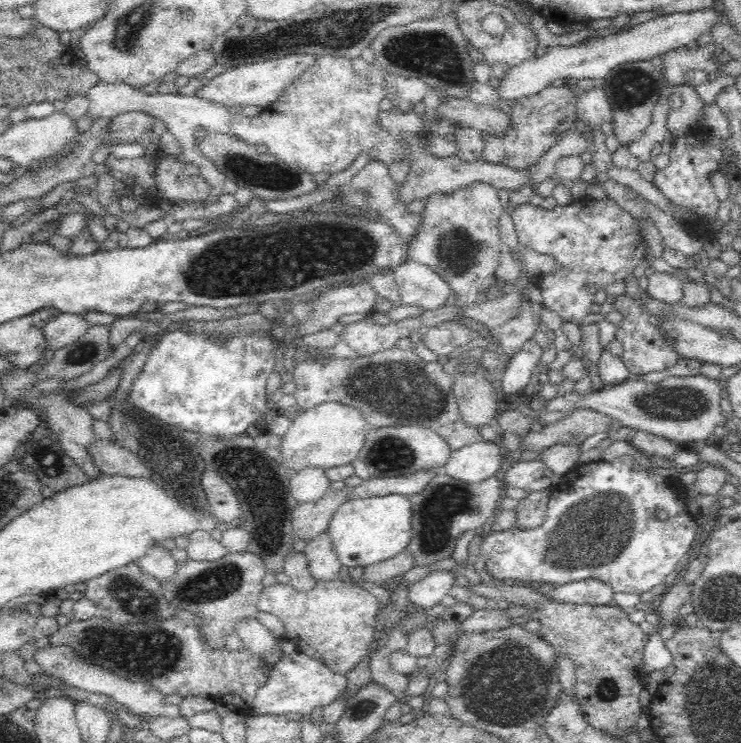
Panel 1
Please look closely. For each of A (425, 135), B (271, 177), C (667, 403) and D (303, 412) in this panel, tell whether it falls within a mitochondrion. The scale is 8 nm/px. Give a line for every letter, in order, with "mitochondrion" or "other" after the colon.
A: other
B: mitochondrion
C: mitochondrion
D: other

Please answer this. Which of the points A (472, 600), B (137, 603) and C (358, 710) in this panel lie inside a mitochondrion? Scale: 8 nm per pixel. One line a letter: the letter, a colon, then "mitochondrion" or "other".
A: other
B: mitochondrion
C: other

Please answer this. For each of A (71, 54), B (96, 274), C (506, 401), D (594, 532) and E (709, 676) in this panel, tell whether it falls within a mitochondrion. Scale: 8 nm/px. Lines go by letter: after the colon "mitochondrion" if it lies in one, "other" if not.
A: other
B: other
C: other
D: mitochondrion
E: mitochondrion

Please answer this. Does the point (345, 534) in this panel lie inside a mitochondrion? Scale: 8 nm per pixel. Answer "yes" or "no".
no

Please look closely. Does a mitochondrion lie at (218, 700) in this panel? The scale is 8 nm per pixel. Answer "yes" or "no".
no

